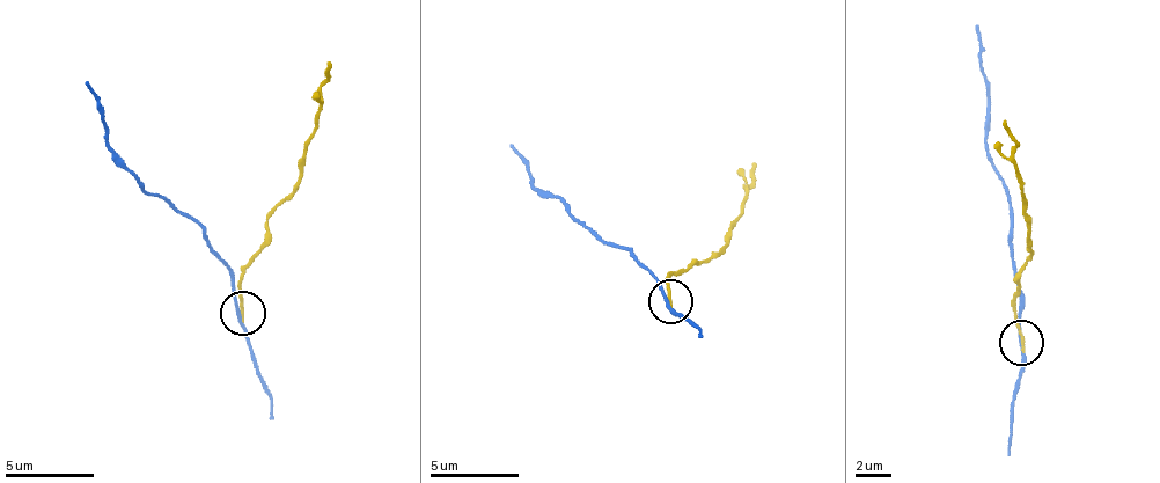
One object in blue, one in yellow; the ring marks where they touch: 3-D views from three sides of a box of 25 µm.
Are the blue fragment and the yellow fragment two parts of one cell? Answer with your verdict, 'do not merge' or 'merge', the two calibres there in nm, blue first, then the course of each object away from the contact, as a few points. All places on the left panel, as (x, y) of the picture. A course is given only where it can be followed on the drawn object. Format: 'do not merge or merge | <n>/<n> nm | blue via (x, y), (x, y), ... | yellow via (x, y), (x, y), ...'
do not merge | 170/180 nm | blue via (241, 312), (228, 262), (206, 232), (145, 189), (109, 147), (100, 97), (87, 82) | yellow via (241, 312), (241, 268), (264, 241), (272, 207), (294, 188), (321, 111), (321, 82), (330, 64)

